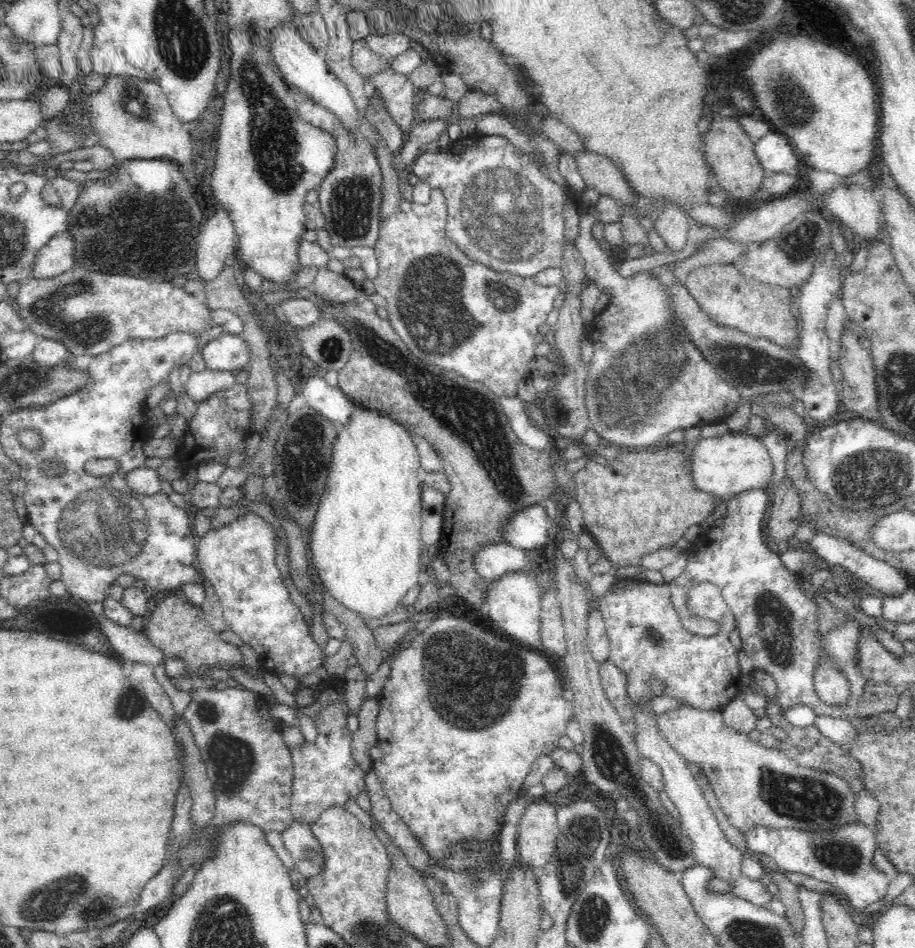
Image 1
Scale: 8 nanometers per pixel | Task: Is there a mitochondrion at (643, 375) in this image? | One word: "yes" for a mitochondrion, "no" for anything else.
yes

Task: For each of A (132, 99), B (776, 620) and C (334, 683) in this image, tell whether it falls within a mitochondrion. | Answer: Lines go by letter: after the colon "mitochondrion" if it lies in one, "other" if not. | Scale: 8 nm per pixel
A: mitochondrion
B: mitochondrion
C: other

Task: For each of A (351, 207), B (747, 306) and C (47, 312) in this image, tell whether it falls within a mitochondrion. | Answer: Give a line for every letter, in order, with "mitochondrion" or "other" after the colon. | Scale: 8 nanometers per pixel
A: mitochondrion
B: other
C: mitochondrion

